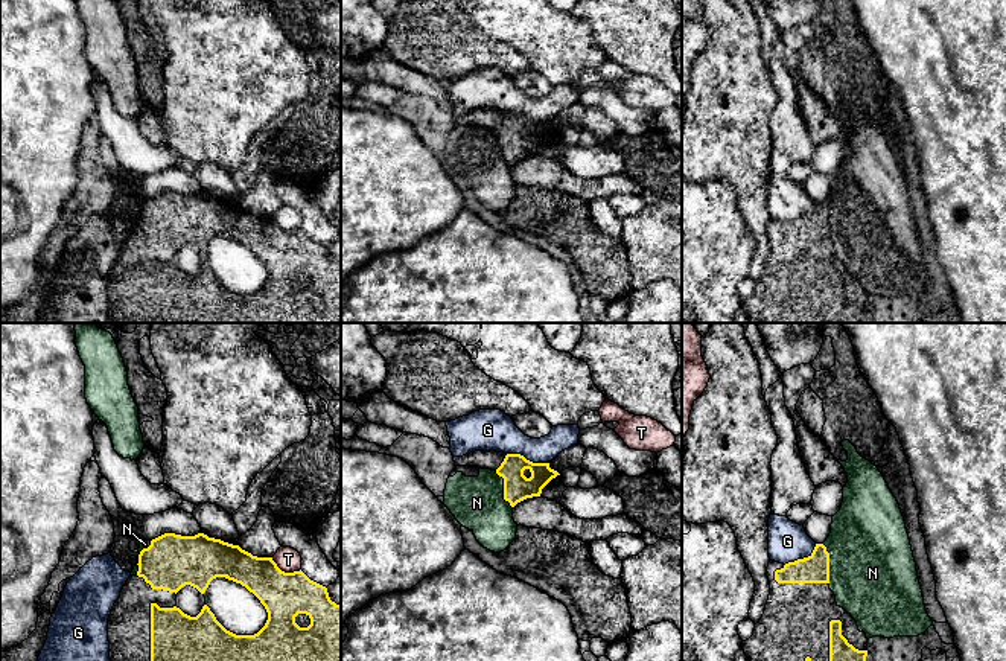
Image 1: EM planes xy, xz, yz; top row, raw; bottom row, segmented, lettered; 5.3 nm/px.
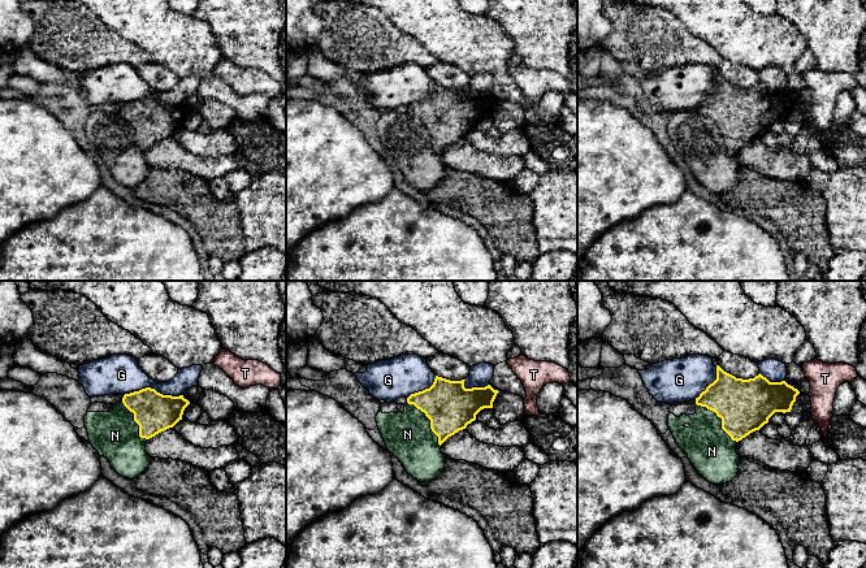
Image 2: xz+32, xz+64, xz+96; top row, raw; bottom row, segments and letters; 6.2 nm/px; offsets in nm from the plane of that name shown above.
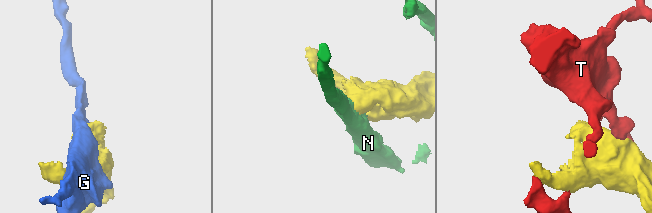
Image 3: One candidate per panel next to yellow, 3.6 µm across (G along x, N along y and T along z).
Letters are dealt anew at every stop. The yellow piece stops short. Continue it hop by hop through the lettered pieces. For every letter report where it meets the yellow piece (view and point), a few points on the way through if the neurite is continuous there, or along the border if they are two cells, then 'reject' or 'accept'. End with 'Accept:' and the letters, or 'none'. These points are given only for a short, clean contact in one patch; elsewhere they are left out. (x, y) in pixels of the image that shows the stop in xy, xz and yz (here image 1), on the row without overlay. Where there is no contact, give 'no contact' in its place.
G: contact xz (525, 118); reject
N: contact xz (504, 148); reject
T: contact xy (283, 230); reject
Accept: none

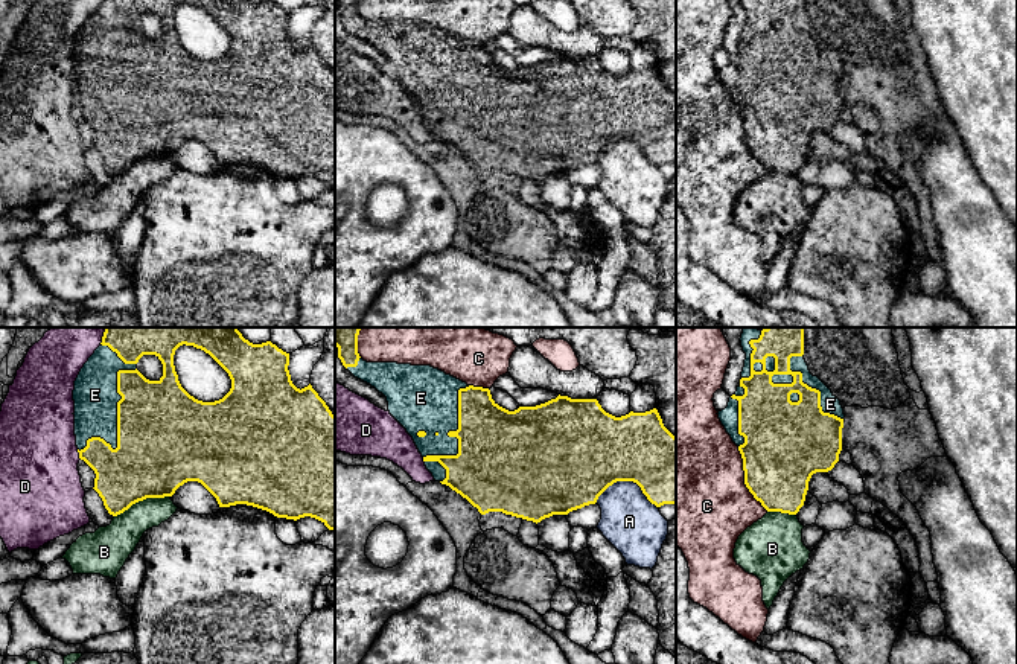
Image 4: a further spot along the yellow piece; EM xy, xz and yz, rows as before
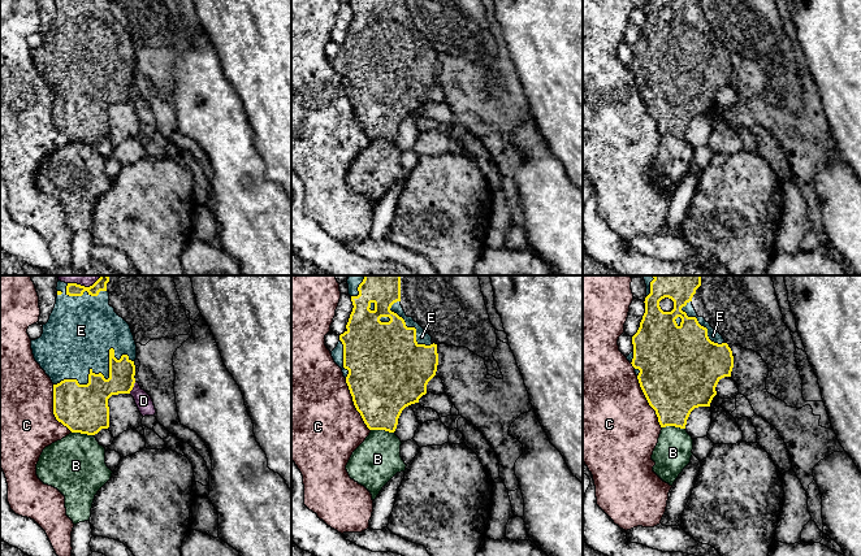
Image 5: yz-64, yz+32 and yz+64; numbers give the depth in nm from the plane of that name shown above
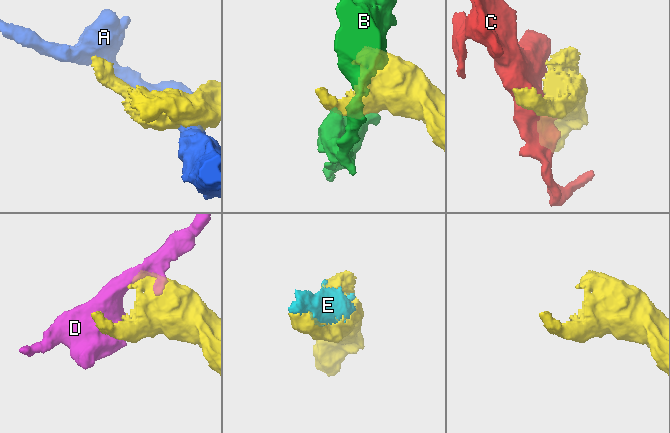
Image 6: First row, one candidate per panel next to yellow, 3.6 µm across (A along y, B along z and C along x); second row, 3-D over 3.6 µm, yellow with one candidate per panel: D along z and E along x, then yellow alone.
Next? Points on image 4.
A: contact xz (628, 139); reject
B: contact xy (142, 159); reject
C: contact yz (745, 137); reject
D: contact xy (79, 113); reject
E: contact yz (797, 31); accept
Accept: E

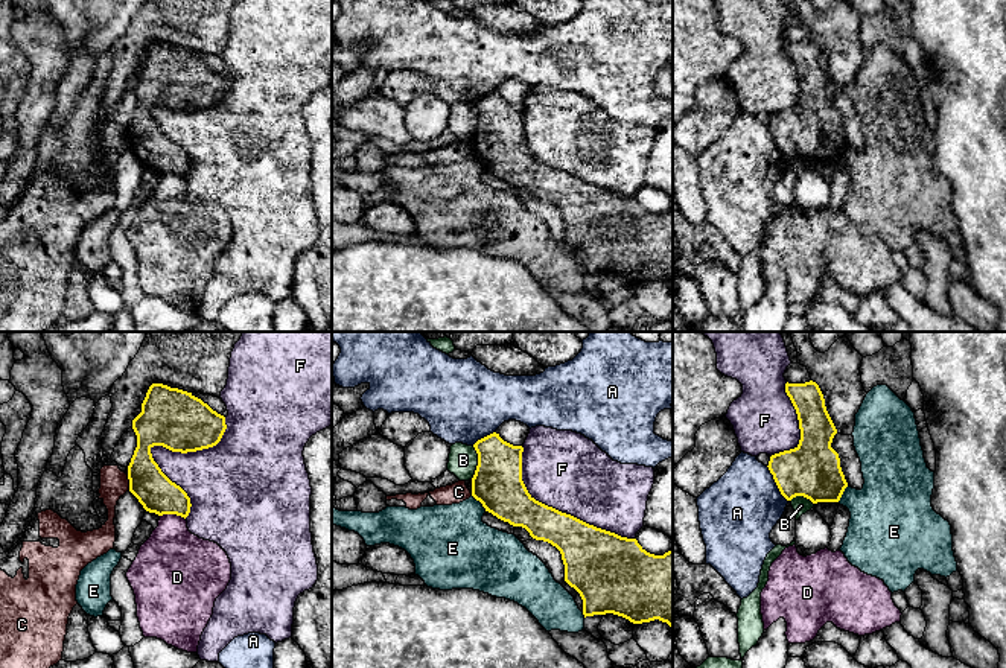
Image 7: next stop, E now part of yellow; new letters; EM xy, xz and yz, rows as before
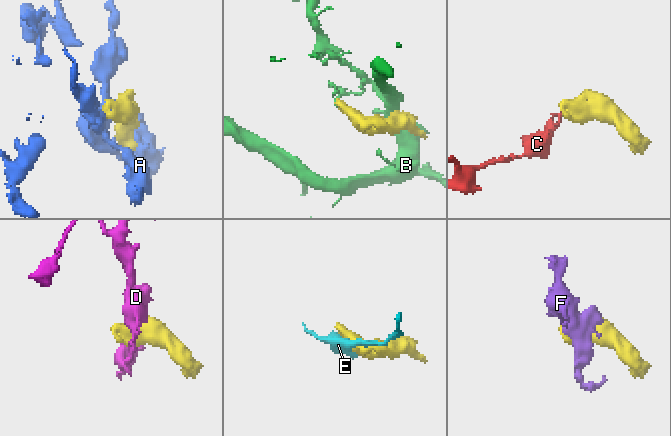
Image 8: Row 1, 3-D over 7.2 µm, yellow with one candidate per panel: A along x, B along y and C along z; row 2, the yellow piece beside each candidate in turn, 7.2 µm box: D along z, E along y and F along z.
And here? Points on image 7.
A: contact yz (776, 143); reject
B: contact xz (478, 122); reject
C: contact xy (130, 142); border xy (127, 134), (130, 149); reject
D: contact xy (172, 172); reject
E: contact xz (480, 160); reject
F: contact xy (162, 104); reject
Accept: none

